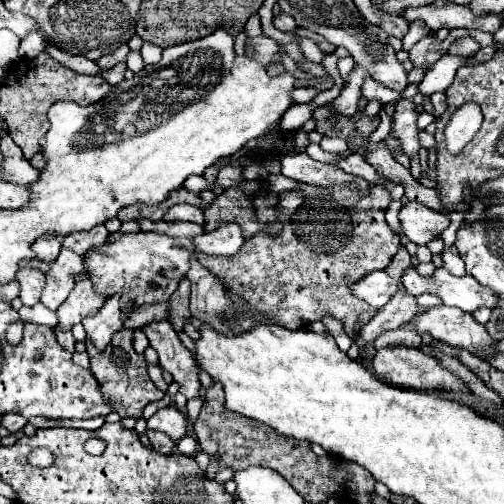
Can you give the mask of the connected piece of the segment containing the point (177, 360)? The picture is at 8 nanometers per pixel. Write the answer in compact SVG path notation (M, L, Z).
M154 321L142 327L144 335L148 337L150 345L158 353L158 363L164 371L168 371L174 381L180 385L180 393L186 399L194 399L200 395L200 381L198 381L198 365L192 353L182 345L176 331L170 327L168 321Z

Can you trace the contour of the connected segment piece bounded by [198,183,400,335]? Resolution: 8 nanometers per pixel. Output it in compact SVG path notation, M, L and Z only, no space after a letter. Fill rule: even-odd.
M298 183L296 189L284 191L278 195L278 219L284 223L284 229L278 237L270 237L268 233L258 233L244 241L242 249L230 257L216 255L198 255L202 267L214 273L226 293L232 299L242 299L248 303L250 315L254 319L266 319L286 329L304 329L308 323L324 317L334 317L342 321L344 331L348 335L358 333L376 313L378 309L362 303L352 291L350 283L366 277L372 271L386 269L400 249L400 237L388 227L384 213L388 203L392 201L390 191L382 185L370 185L368 191L358 191L354 185L332 185L332 187L316 187Z

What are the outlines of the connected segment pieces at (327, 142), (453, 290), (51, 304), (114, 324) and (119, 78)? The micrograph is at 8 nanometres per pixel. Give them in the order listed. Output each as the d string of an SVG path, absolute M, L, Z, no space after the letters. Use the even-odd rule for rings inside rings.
M324 137L324 139L320 141L320 147L322 147L324 151L332 151L332 153L344 153L344 151L348 151L346 141L342 141L342 139L338 139L338 137Z
M410 267L402 275L402 285L414 297L422 293L436 295L444 305L458 307L466 313L474 313L478 307L496 307L496 297L488 287L482 287L470 275L456 277L444 267L438 267L432 277L422 277L416 267Z
M62 249L58 259L50 265L50 273L46 275L46 287L42 291L42 303L48 309L60 307L60 303L66 301L74 287L74 277L82 273L84 269L84 257L74 253L72 249Z
M112 295L94 317L82 319L82 325L88 337L94 341L94 345L100 351L110 343L112 335L122 329L122 323L124 319L122 319L122 309L120 309L120 295Z
M116 63L110 71L104 71L104 79L110 83L110 85L118 85L124 81L124 73L126 73L126 63Z

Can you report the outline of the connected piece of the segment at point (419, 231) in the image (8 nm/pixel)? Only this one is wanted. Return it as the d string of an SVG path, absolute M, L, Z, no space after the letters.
M406 203L400 209L400 227L402 233L416 245L428 245L450 225L450 217L434 213L432 209L420 203Z

